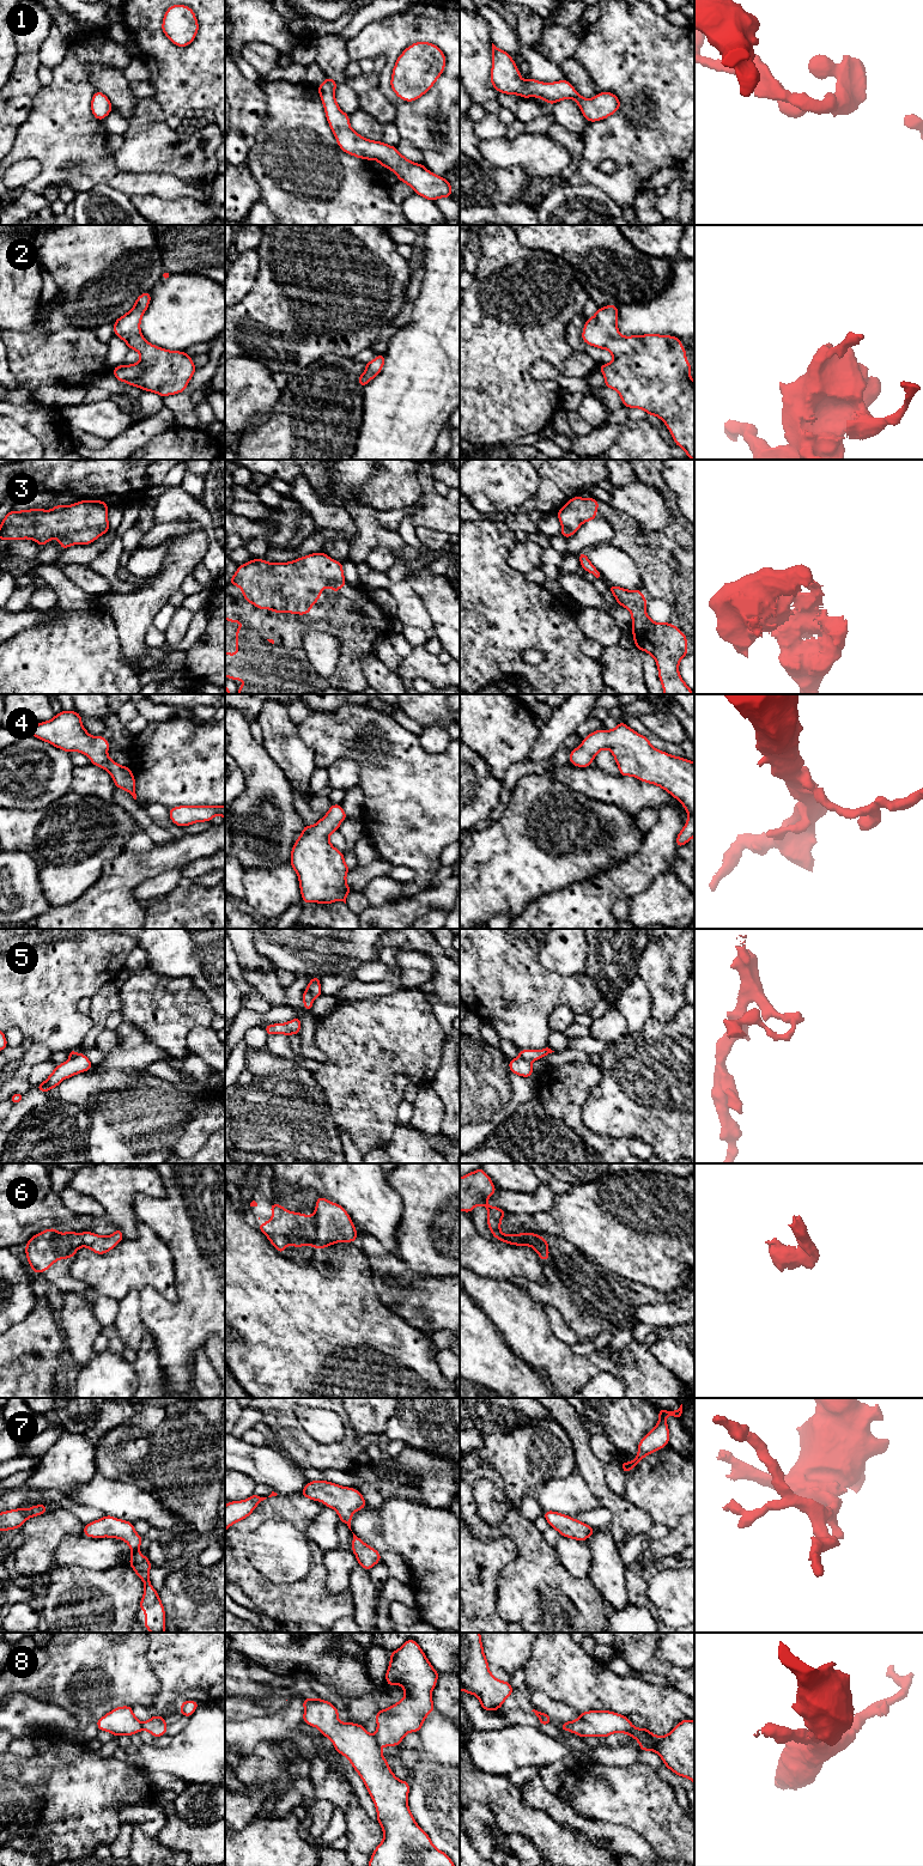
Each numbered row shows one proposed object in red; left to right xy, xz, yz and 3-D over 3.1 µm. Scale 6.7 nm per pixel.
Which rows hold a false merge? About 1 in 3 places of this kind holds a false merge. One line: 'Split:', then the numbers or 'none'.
Split: 5, 6, 8

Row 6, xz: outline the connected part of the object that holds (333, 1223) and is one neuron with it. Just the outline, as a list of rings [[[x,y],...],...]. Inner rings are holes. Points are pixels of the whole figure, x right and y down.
[[[317,1197],[316,1208],[311,1218],[316,1224],[318,1248],[326,1248],[329,1245],[341,1241],[356,1241],[358,1235],[356,1227],[350,1215],[341,1205]]]

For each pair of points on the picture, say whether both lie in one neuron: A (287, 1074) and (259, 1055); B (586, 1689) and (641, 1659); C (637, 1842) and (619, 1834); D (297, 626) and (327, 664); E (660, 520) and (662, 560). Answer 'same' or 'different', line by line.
A: same
B: different
C: same
D: different
E: different

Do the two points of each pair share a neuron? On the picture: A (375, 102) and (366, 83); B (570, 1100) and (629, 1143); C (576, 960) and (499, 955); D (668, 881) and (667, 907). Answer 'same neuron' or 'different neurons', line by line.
A: different neurons
B: same neuron
C: different neurons
D: same neuron

